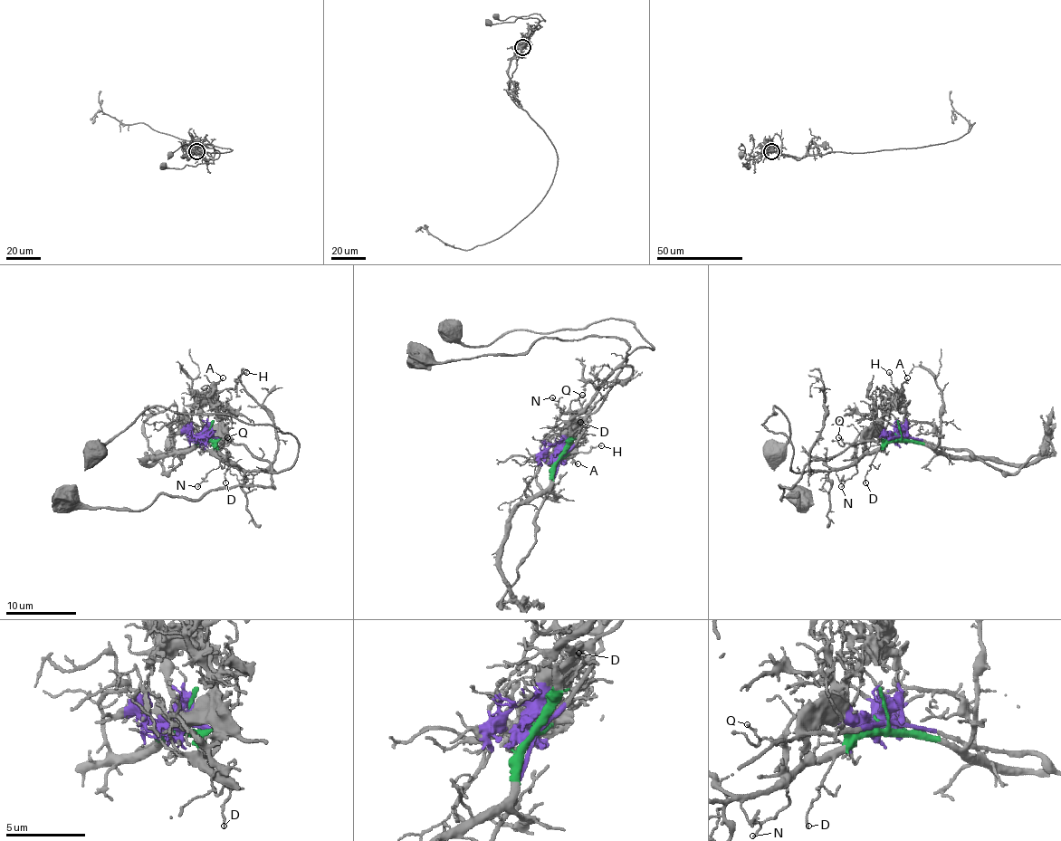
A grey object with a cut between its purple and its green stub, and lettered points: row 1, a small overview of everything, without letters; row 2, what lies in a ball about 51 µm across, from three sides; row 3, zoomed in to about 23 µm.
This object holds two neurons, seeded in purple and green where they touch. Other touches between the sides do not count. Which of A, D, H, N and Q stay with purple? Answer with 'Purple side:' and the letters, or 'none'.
Purple side: A, H, Q

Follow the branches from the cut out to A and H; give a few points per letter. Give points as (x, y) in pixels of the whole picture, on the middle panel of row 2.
A: (558, 457), (558, 450), (573, 437), (577, 441), (569, 457), (577, 464)
H: (558, 457), (558, 450), (571, 437), (577, 441), (571, 452), (573, 455), (602, 444)

